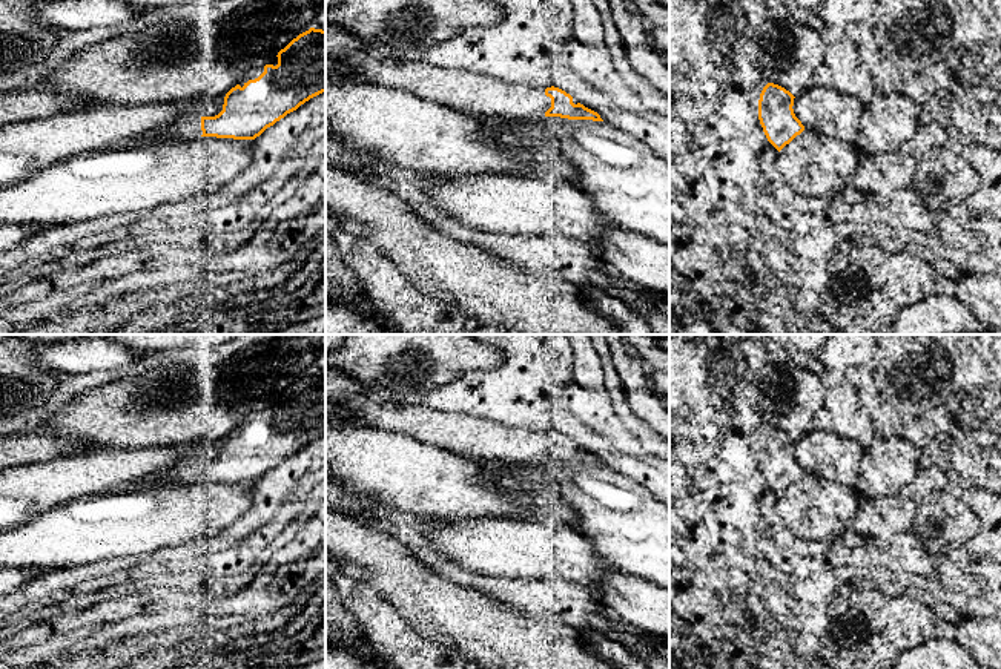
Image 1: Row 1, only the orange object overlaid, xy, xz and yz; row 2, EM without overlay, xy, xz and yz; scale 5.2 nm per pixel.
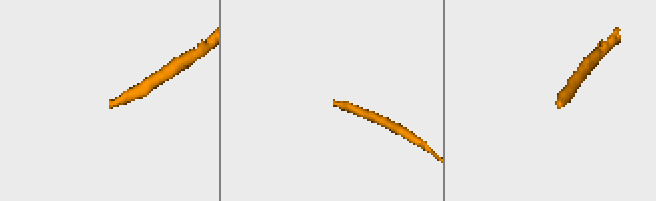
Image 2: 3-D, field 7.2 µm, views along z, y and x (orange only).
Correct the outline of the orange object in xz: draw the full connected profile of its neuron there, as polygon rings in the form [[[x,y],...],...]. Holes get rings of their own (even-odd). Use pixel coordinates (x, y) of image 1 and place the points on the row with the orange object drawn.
[[[325,28],[325,55],[344,63],[359,80],[393,86],[434,103],[444,103],[454,109],[470,110],[481,117],[502,120],[539,120],[543,117],[560,117],[568,120],[603,121],[600,115],[583,104],[573,103],[573,97],[559,87],[537,87],[528,84],[507,83],[485,74],[459,68],[439,68],[416,60],[411,54],[378,54],[367,48],[358,37]]]

